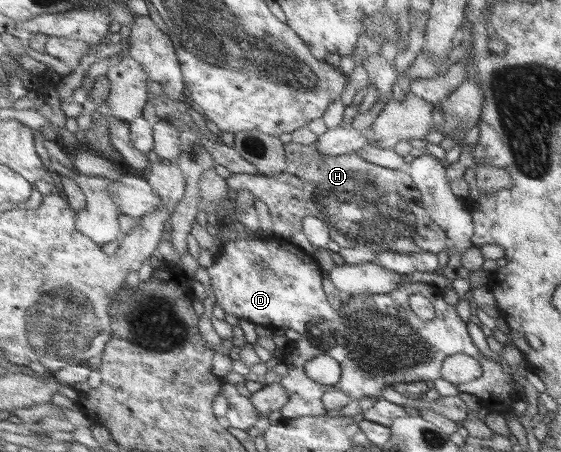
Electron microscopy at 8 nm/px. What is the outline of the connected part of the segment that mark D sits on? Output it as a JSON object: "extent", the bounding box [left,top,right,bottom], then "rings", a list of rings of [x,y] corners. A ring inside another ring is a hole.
{"extent":[206,238,523,419],"rings":[[[234,238],[223,245],[223,251],[206,270],[210,276],[213,293],[216,295],[216,302],[224,313],[232,314],[238,319],[244,319],[263,327],[272,325],[282,329],[292,328],[300,334],[300,339],[295,341],[295,348],[286,354],[287,374],[280,381],[290,396],[290,401],[281,410],[282,419],[326,415],[327,410],[323,406],[322,398],[332,389],[340,390],[350,396],[351,400],[359,401],[364,396],[380,399],[382,390],[394,383],[418,384],[424,382],[430,385],[432,381],[442,378],[444,362],[446,358],[454,356],[454,354],[466,354],[466,356],[472,356],[481,362],[482,377],[464,384],[459,389],[477,397],[481,406],[499,412],[507,412],[511,410],[512,404],[523,399],[514,387],[515,381],[509,369],[478,352],[478,348],[474,346],[474,342],[468,334],[467,322],[460,316],[457,308],[442,296],[442,292],[436,285],[421,282],[409,283],[401,285],[391,294],[353,296],[348,302],[342,304],[339,310],[334,310],[324,294],[322,272],[320,272],[320,266],[314,262],[314,258],[312,260],[310,260],[310,256],[302,258],[288,250],[288,262],[286,262],[286,250],[275,239]],[[412,294],[421,294],[429,298],[436,312],[433,319],[422,320],[414,314],[408,303]],[[322,354],[332,356],[342,366],[342,377],[338,384],[332,387],[314,382],[312,378],[306,376],[304,370],[306,363]]]}

